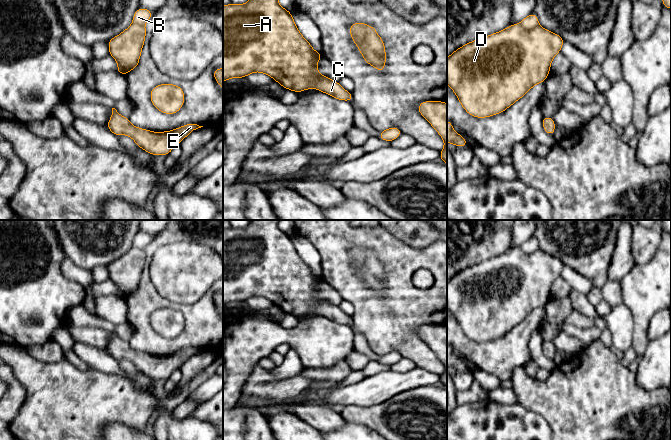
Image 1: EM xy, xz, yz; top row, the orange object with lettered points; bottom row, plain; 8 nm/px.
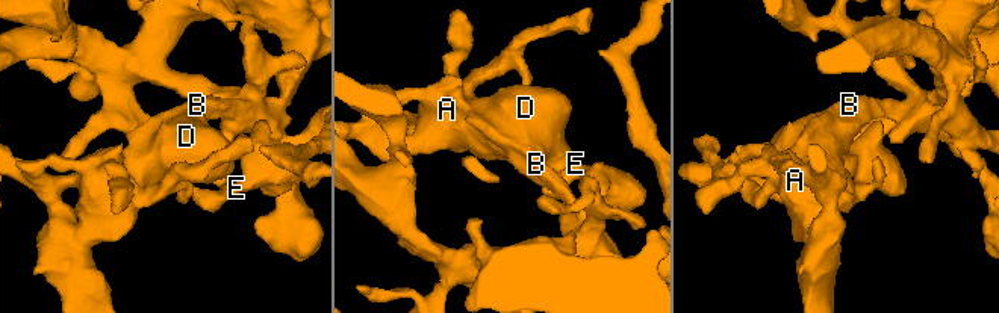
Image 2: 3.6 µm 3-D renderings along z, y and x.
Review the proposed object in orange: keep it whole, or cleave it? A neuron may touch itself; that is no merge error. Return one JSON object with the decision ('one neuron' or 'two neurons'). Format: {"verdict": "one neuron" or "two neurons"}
{"verdict": "one neuron"}

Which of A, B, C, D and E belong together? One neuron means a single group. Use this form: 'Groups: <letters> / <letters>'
Groups: A B C D E

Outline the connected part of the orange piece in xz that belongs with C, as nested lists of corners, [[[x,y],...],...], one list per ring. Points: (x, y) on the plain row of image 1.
[[[251,220],[246,228],[223,230],[223,306],[261,296],[296,317],[315,312],[338,324],[351,326],[351,316],[317,295],[321,276],[313,274],[296,251],[292,238],[279,229],[278,223],[279,220]]]

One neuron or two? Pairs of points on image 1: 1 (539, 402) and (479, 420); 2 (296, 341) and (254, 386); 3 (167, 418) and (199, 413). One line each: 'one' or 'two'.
1: two
2: two
3: two

